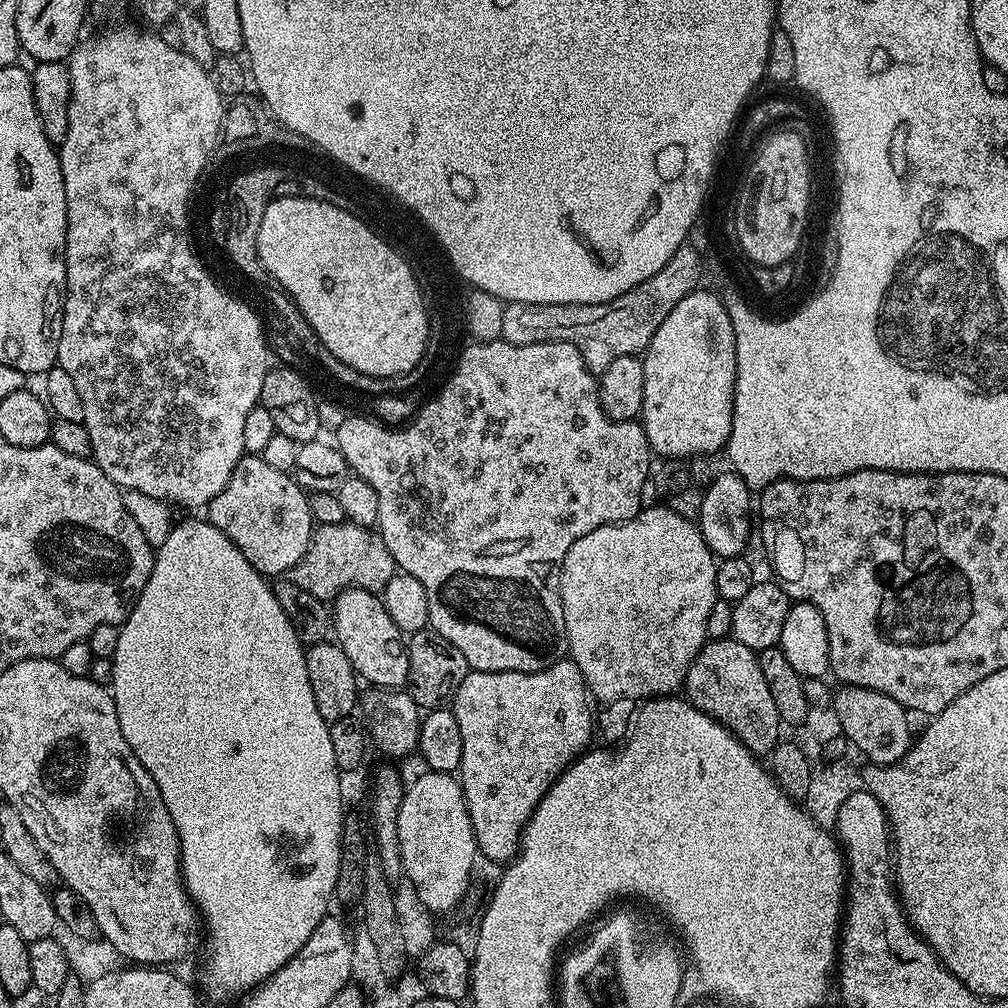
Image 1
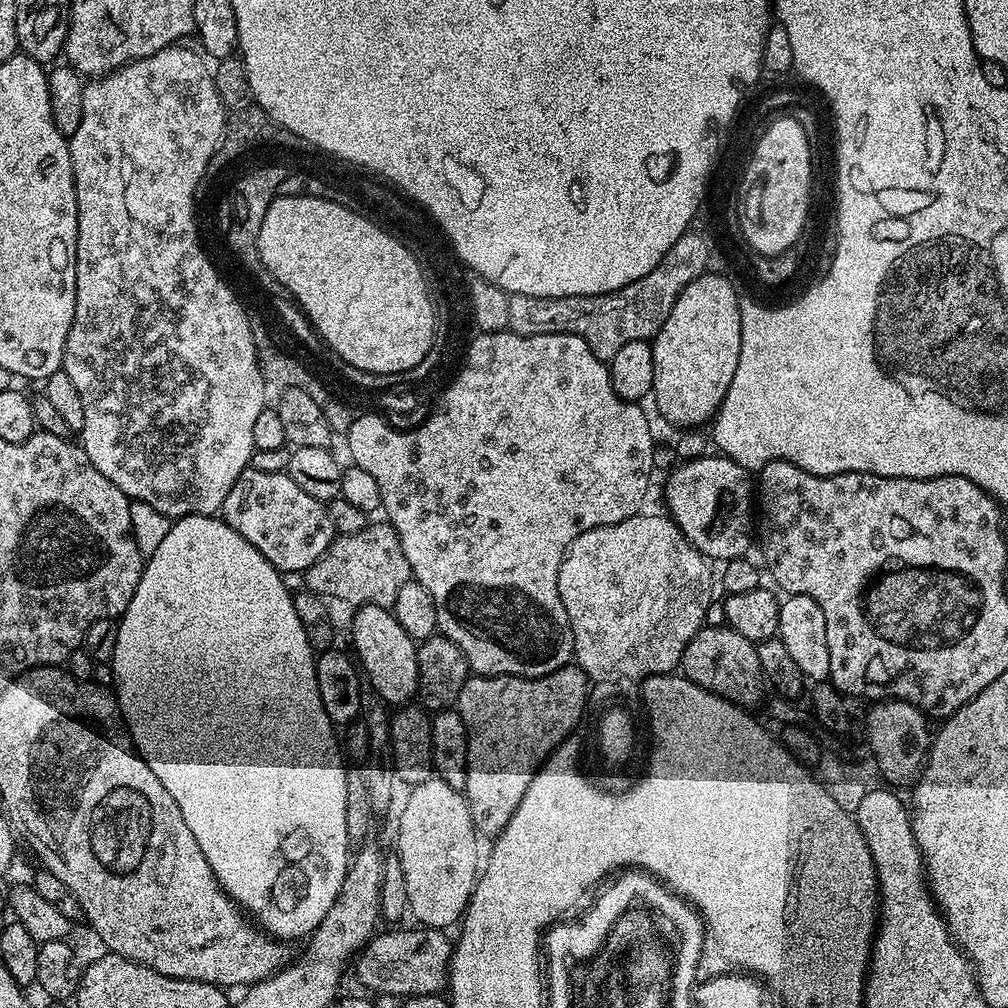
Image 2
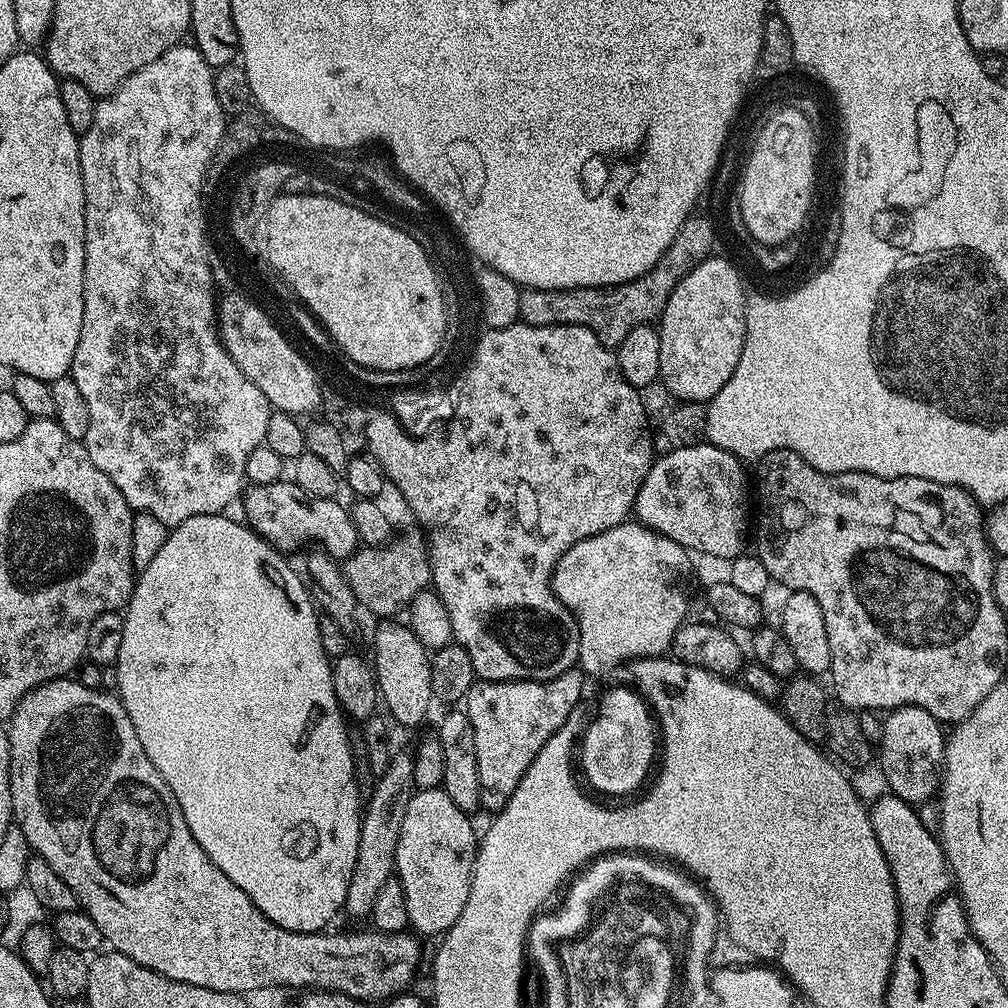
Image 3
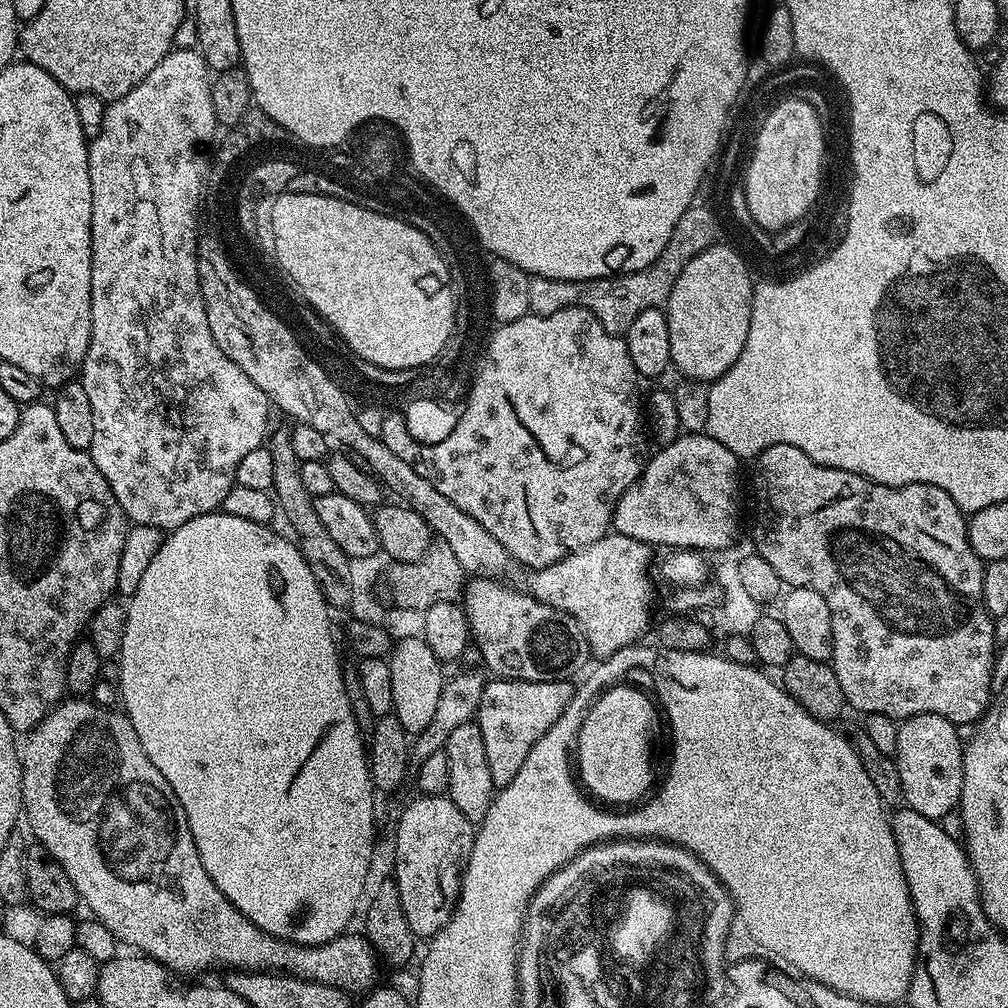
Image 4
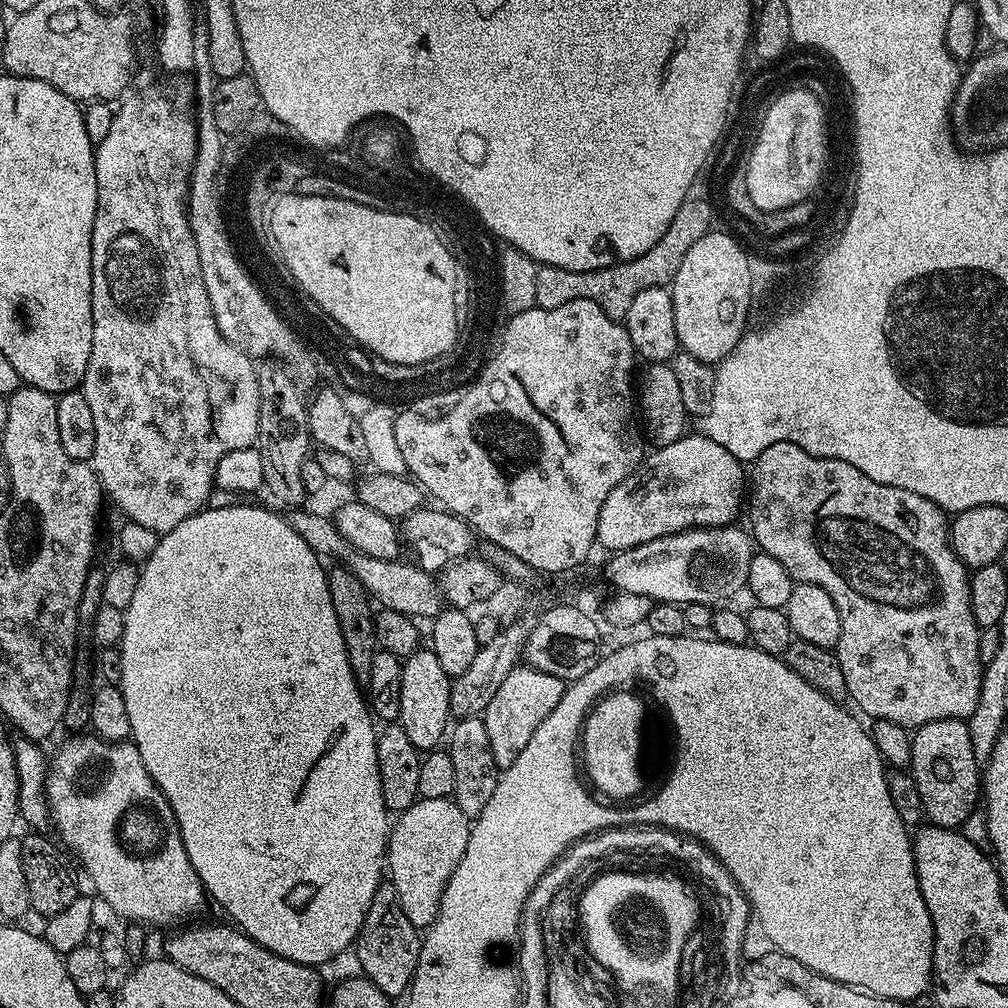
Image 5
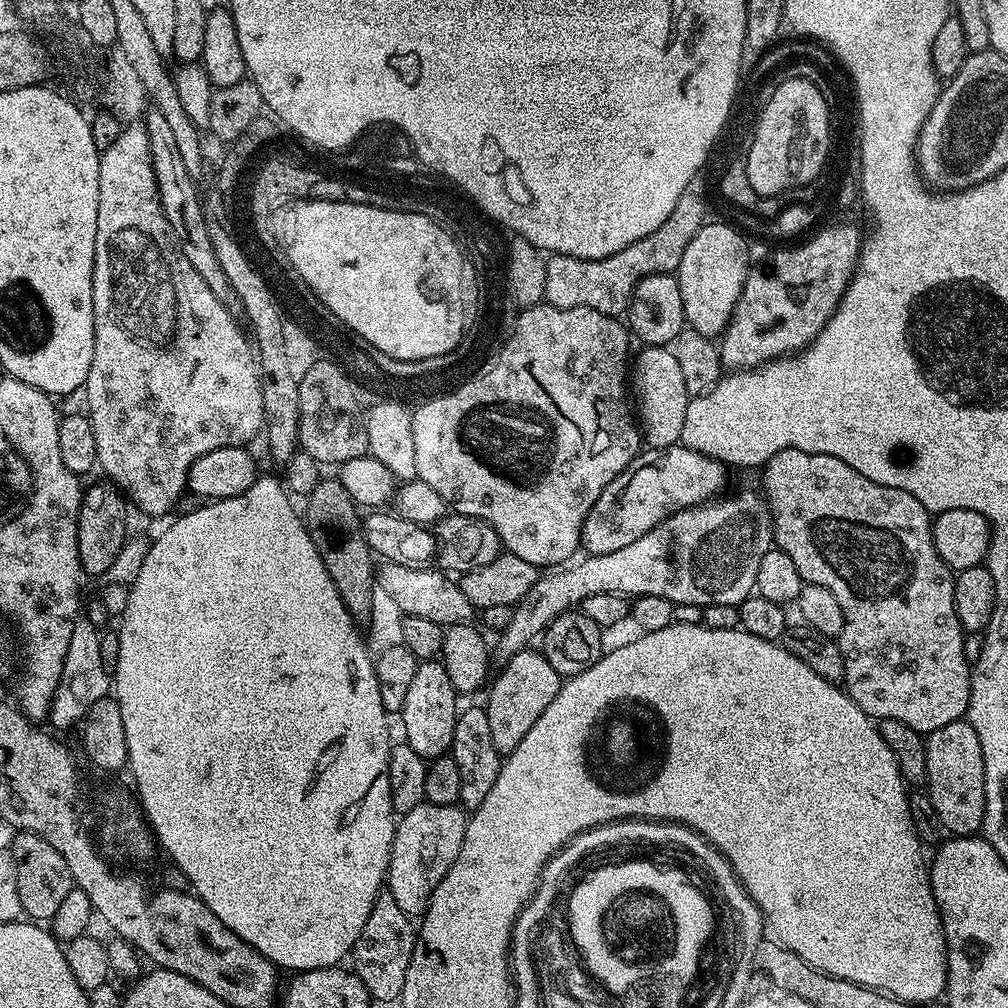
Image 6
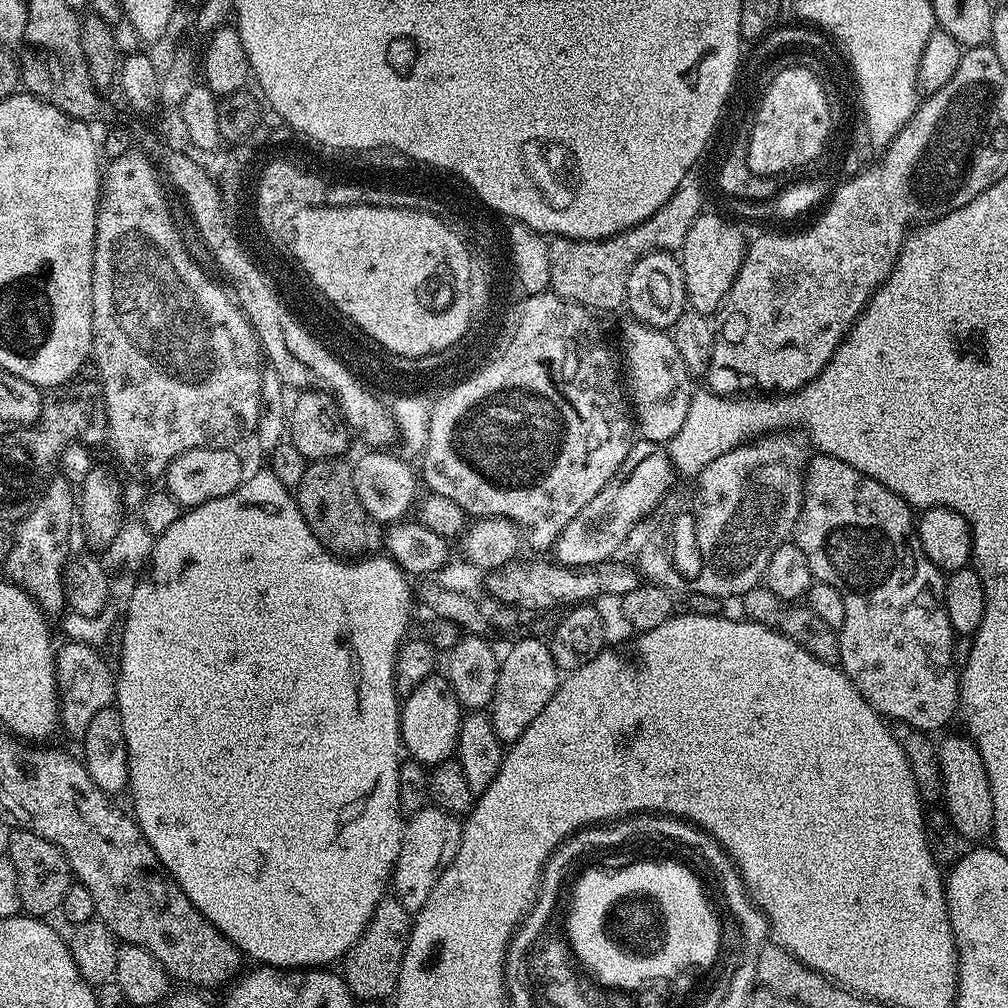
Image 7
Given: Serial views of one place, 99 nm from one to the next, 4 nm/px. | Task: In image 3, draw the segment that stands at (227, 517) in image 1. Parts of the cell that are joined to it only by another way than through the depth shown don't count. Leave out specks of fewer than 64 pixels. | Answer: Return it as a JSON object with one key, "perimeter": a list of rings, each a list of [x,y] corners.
{"perimeter":[[[282,478],[273,484],[251,485],[243,493],[243,500],[243,519],[248,527],[257,532],[267,544],[272,544],[285,554],[292,554],[295,548],[300,548],[303,544],[315,545],[315,540],[320,540],[318,544],[321,549],[331,555],[333,560],[343,562],[358,547],[352,513],[345,505],[343,508],[339,504],[339,499],[311,496],[295,482]]]}

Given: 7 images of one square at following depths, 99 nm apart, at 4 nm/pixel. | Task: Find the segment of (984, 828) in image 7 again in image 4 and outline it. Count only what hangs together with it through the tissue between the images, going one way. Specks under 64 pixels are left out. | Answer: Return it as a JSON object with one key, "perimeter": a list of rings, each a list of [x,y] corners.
{"perimeter":[[[918,714],[903,721],[897,730],[894,753],[898,778],[902,782],[903,803],[918,814],[937,822],[957,807],[964,781],[964,745],[961,729],[938,714]]]}

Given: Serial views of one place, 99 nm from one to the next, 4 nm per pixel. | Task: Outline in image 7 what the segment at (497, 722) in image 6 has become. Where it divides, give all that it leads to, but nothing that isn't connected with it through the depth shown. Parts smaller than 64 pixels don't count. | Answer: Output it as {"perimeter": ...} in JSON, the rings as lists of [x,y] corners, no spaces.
{"perimeter":[[[529,634],[520,640],[508,653],[503,653],[498,674],[498,686],[494,690],[494,698],[490,705],[490,715],[494,722],[494,730],[498,738],[508,746],[516,743],[522,734],[526,734],[526,726],[546,710],[550,698],[554,698],[557,686],[562,679],[561,669],[557,668],[552,649],[543,639]]]}

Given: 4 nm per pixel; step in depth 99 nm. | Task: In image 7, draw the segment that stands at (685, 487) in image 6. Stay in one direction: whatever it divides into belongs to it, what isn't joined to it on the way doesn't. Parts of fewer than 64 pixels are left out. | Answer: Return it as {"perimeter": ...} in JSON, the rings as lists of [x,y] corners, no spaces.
{"perimeter":[[[643,438],[637,439],[633,443],[630,454],[626,454],[626,462],[622,462],[622,466],[614,474],[614,478],[610,478],[608,485],[598,494],[594,494],[594,498],[590,498],[590,502],[586,502],[586,506],[582,506],[580,513],[570,521],[570,526],[566,526],[566,530],[562,530],[562,534],[558,534],[554,545],[555,563],[577,569],[613,559],[619,553],[616,551],[623,546],[624,539],[635,530],[636,523],[646,519],[663,502],[664,495],[672,488],[672,476],[674,477],[674,469],[672,459],[668,456],[667,447]]]}

